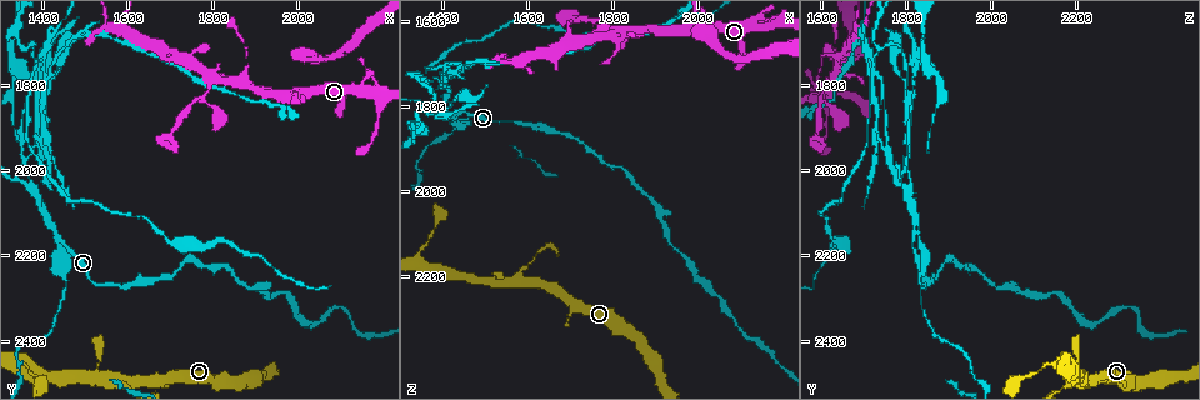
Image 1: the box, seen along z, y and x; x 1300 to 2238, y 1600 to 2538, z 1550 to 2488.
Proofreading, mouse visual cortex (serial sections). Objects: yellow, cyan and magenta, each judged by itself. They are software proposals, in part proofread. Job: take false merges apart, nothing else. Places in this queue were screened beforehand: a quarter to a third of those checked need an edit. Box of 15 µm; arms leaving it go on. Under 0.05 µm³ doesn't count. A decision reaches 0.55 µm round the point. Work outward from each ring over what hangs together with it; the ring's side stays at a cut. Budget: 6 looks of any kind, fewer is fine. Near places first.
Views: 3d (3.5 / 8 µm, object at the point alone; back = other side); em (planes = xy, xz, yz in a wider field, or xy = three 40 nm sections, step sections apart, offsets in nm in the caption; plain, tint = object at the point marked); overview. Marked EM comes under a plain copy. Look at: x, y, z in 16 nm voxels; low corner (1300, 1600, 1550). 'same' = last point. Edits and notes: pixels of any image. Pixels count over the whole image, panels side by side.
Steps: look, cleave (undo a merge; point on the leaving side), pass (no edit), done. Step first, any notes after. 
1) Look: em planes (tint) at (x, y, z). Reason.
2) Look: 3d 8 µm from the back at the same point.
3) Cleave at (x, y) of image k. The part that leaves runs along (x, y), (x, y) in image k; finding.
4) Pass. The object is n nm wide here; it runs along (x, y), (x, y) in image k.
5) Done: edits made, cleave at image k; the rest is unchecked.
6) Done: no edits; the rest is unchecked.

Look: 3d 3.5 µm at (1435, 2150, 1825). Sudden change in width.

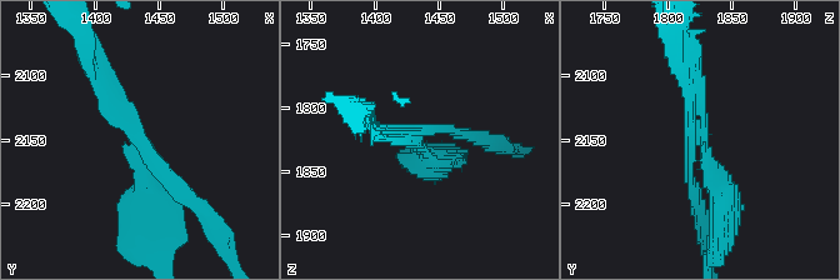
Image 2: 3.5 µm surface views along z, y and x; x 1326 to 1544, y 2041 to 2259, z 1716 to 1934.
Look: em xy step 3 (tint) at (1438, 2150, 1818). 3 arms meet here; the arms are 150, 150, 300 nm wide; shape alone is not enough.

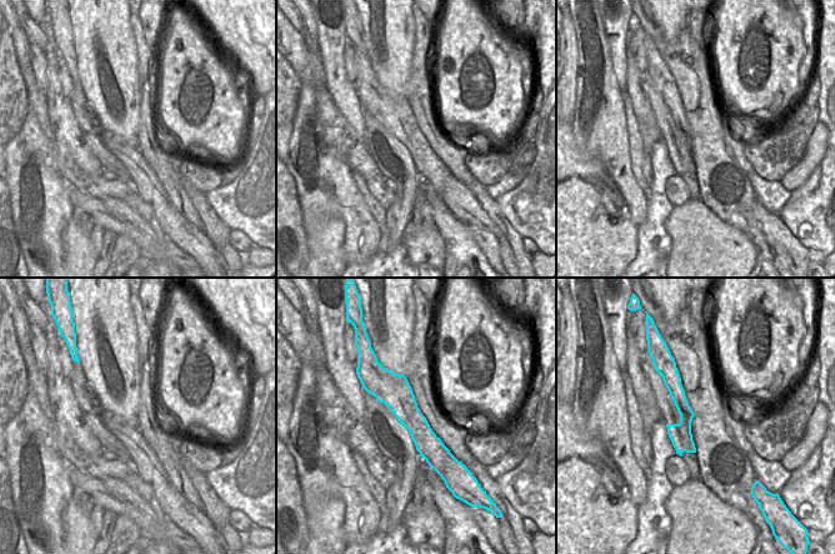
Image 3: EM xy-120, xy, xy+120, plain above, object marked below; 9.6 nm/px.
Cleave at (146, 188) of image 2. The object is 280 nm wide here; the part that leaves runs along (138, 136), (103, 98), (84, 33) in image 2; two cells meet here.

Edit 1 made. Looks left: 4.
Look: overview. Redraw.

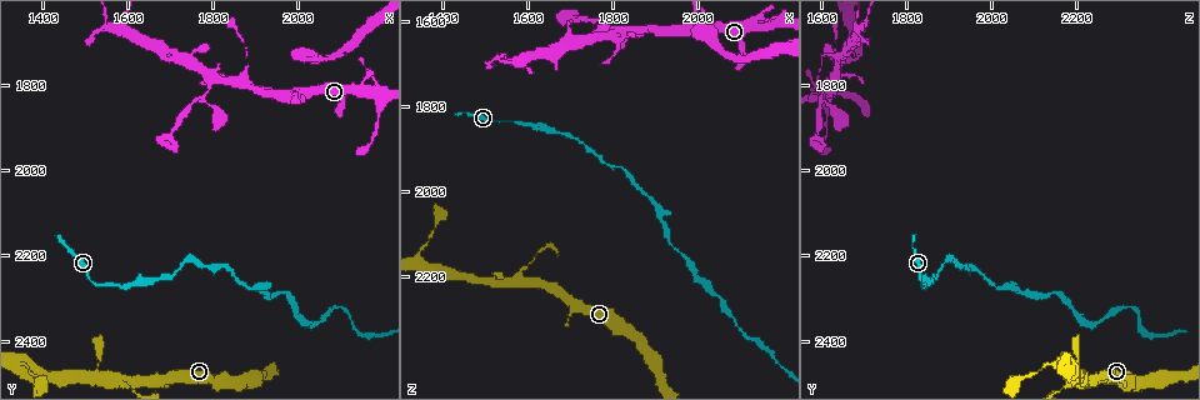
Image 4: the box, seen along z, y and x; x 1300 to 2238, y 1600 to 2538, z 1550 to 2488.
Look: 3d 3.5 µm at (1880, 1800, 1615). Small branch off a trunk.

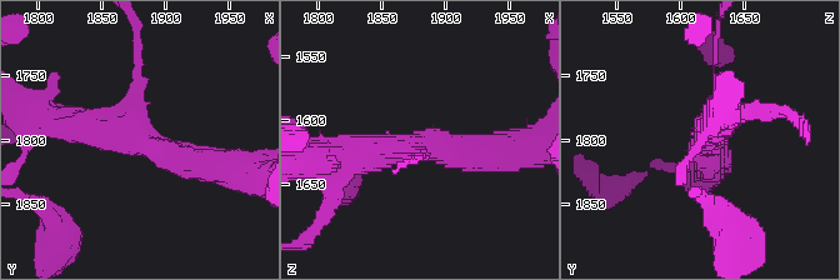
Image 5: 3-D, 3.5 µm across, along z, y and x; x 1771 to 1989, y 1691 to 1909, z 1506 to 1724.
Look: em xy step 3 (tint) at (1874, 1798, 1620). 3 arms meet here; the arms are 100, 400, 450 nm wide; shape alone is not enough.

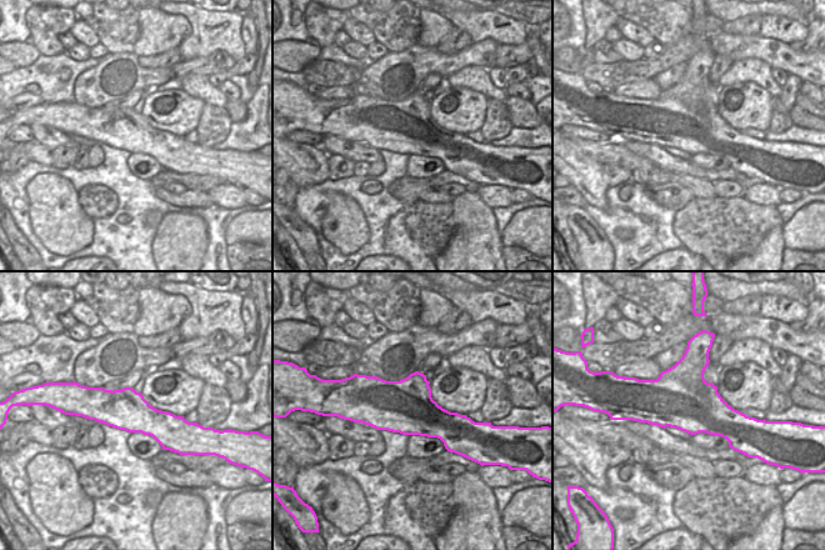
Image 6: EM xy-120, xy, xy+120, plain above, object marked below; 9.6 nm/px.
Pass. It runs along (80, 404), (184, 424) in image 6; one cell here.

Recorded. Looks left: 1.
Done: edits made, cleave at image 2; the rest is unchecked.

